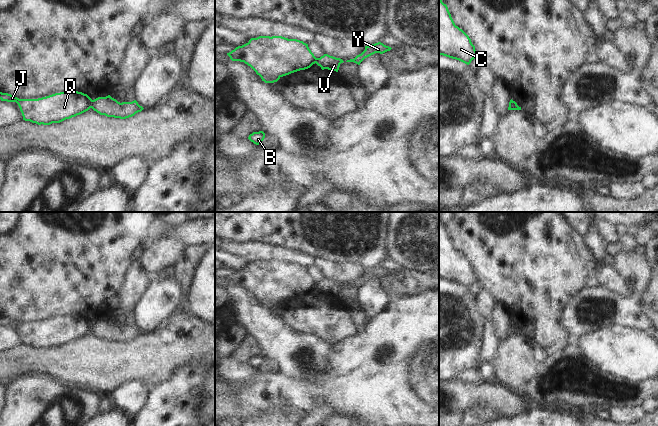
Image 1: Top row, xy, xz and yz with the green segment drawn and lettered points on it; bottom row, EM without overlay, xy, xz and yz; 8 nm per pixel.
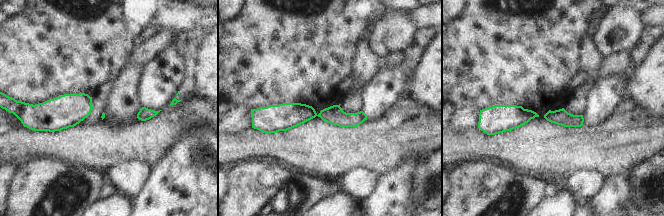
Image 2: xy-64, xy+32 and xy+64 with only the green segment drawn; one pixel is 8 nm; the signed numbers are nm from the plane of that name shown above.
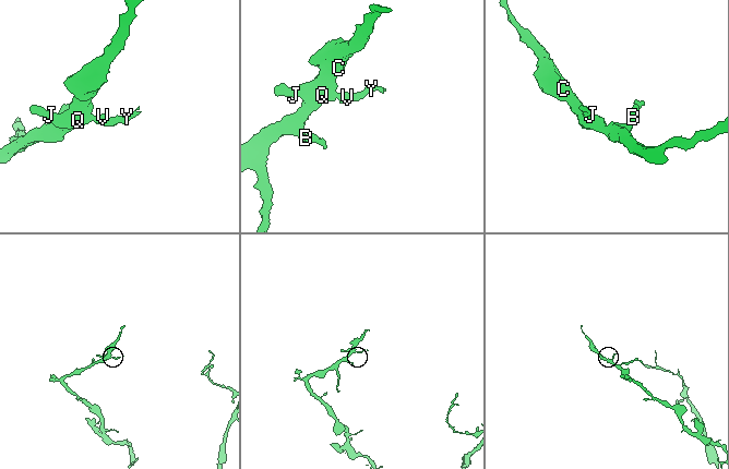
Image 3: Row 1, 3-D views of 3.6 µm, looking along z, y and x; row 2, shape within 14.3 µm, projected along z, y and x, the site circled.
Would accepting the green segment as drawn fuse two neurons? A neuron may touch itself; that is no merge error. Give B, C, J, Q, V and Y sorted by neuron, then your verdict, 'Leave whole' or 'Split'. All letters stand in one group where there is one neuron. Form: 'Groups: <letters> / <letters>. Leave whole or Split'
Groups: B C J Q / V Y. Split.

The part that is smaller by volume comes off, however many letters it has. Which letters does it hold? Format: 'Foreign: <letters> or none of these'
Foreign: V, Y

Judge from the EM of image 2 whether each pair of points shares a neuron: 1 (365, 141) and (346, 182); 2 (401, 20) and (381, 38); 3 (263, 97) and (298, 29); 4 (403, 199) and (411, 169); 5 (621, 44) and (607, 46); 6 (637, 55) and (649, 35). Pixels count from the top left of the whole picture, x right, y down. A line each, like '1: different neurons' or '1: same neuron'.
1: different neurons
2: same neuron
3: same neuron
4: same neuron
5: same neuron
6: same neuron

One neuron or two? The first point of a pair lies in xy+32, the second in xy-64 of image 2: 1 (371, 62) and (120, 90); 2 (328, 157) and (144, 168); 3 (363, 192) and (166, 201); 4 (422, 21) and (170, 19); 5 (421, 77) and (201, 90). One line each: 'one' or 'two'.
1: one
2: two
3: two
4: one
5: one

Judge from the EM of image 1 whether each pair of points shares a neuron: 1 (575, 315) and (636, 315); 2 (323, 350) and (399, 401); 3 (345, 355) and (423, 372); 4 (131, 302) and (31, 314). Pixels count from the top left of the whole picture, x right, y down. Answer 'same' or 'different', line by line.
1: same
2: different
3: same
4: different

